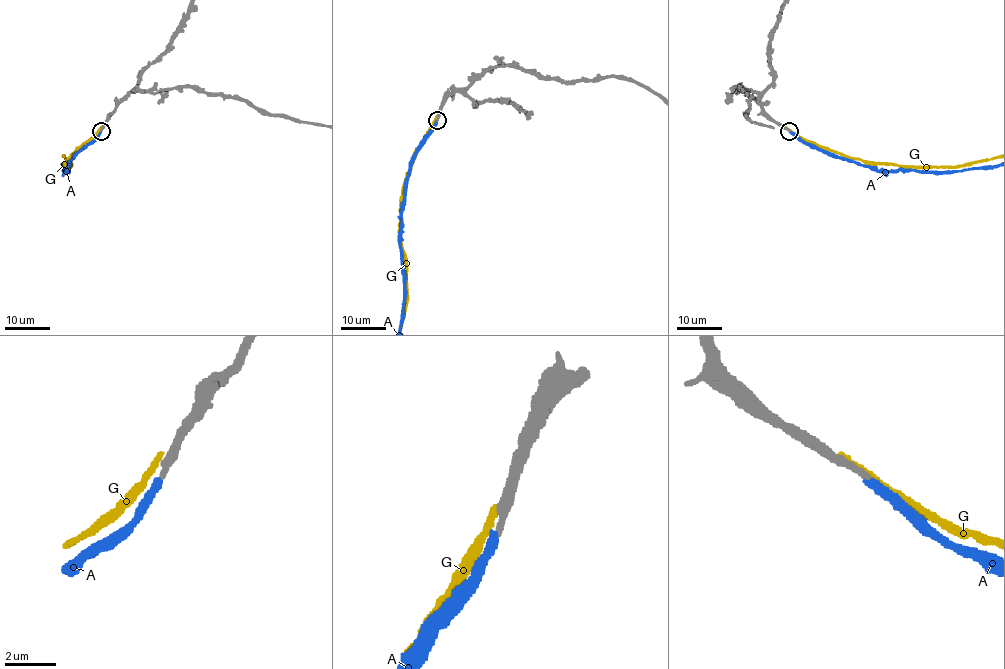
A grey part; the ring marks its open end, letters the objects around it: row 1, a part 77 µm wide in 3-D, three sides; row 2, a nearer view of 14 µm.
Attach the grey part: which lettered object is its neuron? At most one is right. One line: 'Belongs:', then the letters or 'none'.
Belongs: A

